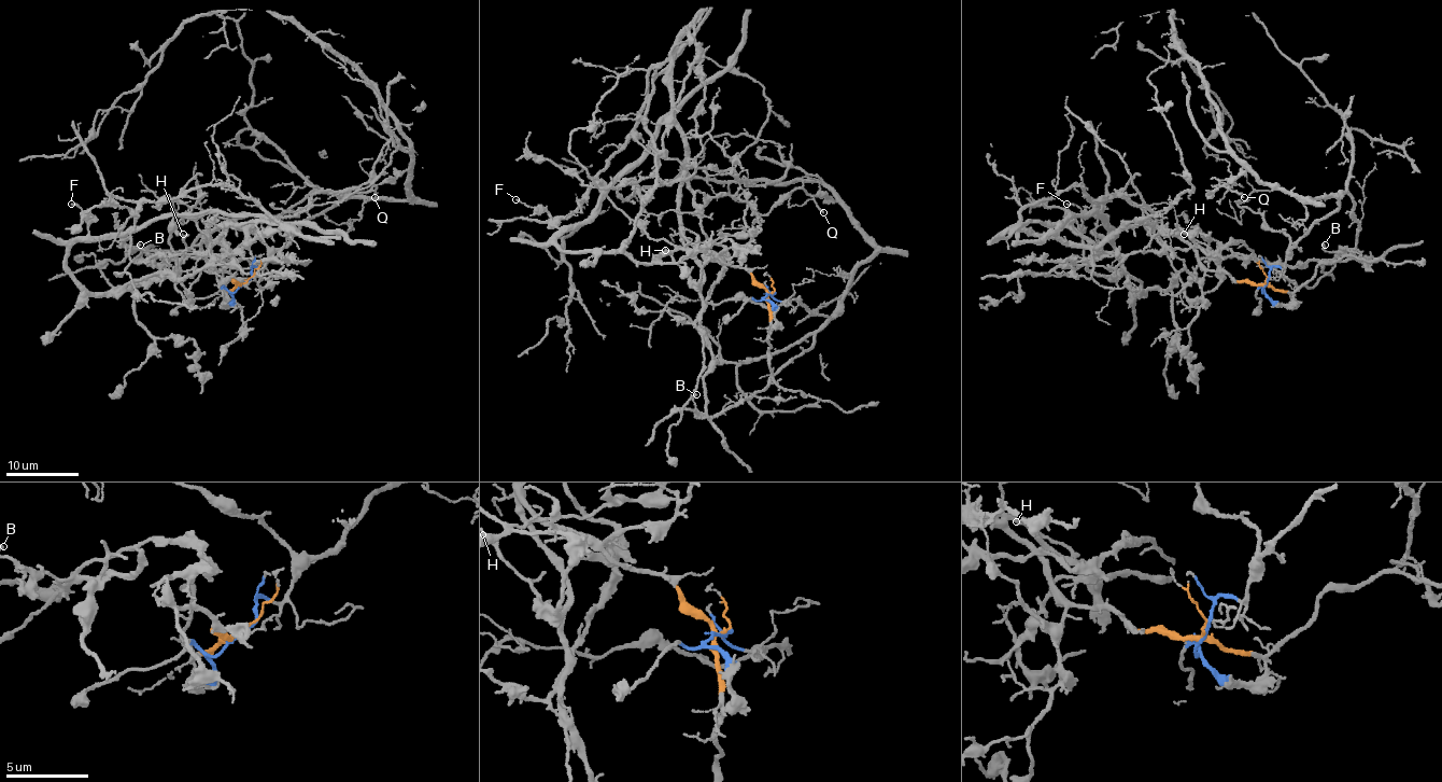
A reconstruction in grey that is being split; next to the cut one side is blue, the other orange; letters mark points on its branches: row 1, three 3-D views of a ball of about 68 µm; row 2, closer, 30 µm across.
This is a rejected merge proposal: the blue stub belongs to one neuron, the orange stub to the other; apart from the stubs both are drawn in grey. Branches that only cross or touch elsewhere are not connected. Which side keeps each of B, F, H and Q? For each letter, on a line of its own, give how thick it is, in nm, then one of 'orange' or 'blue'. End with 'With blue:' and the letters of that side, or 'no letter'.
B: 160 nm | blue
F: 140 nm | orange
H: 110 nm | orange
Q: 180 nm | blue
With blue: B, Q

